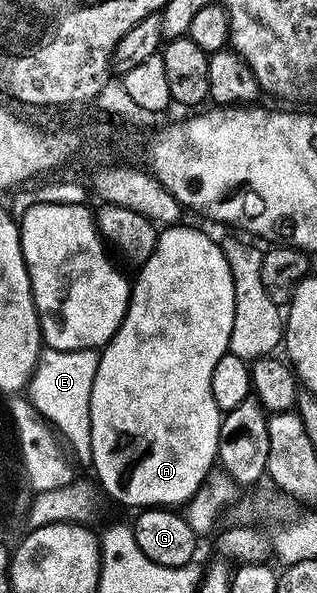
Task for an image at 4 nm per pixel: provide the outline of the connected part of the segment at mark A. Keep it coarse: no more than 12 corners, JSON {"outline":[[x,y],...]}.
{"outline":[[162,228],[91,387],[109,497],[184,507],[214,472],[235,284]]}

